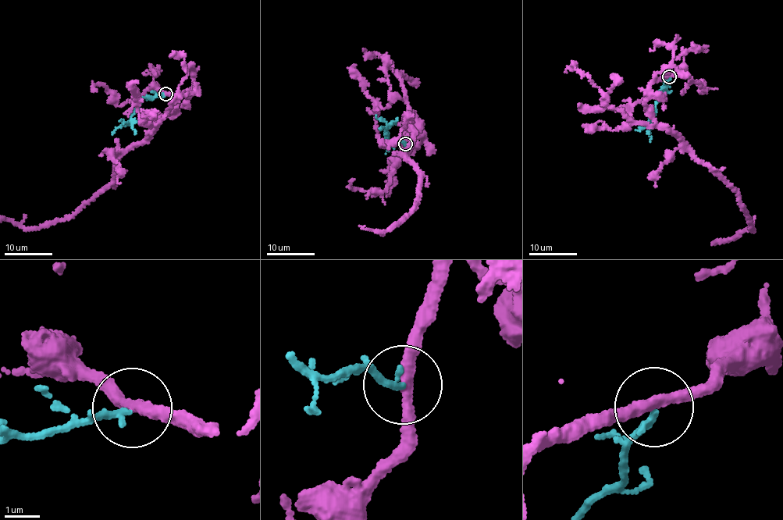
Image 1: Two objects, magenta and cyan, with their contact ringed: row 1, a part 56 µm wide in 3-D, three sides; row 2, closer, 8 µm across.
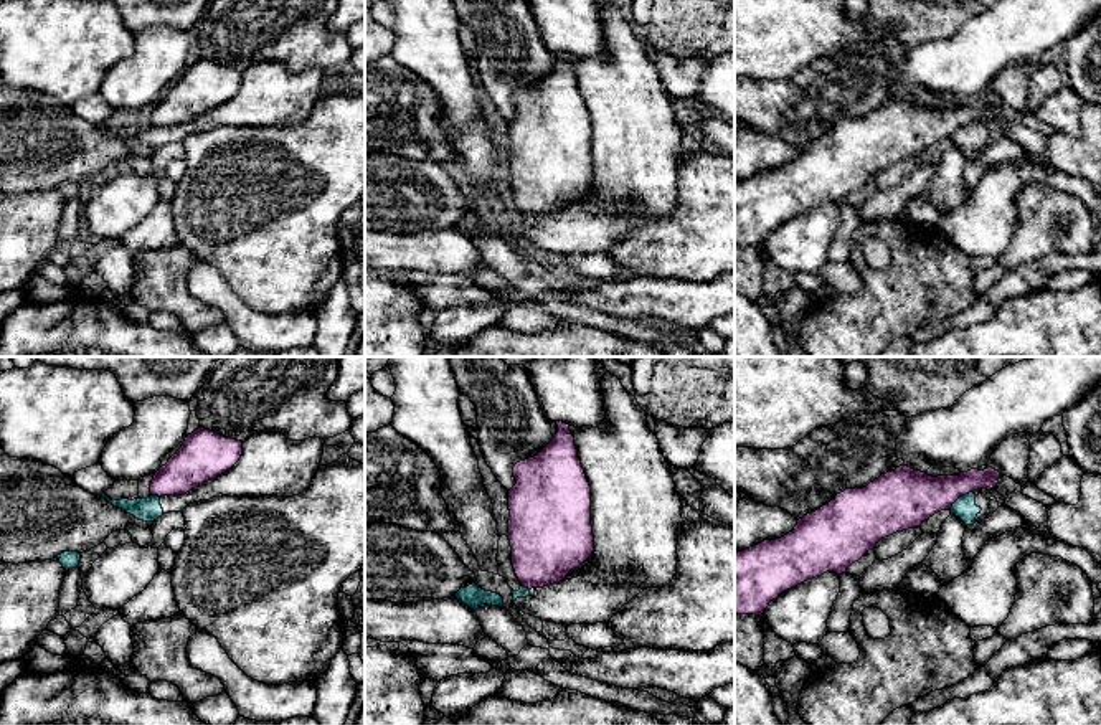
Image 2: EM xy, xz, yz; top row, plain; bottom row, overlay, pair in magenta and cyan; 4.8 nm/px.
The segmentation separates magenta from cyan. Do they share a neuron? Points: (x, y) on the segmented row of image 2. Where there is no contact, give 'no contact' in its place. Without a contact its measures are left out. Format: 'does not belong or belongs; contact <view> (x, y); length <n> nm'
does not belong; contact yz (959, 496); length 150 nm

